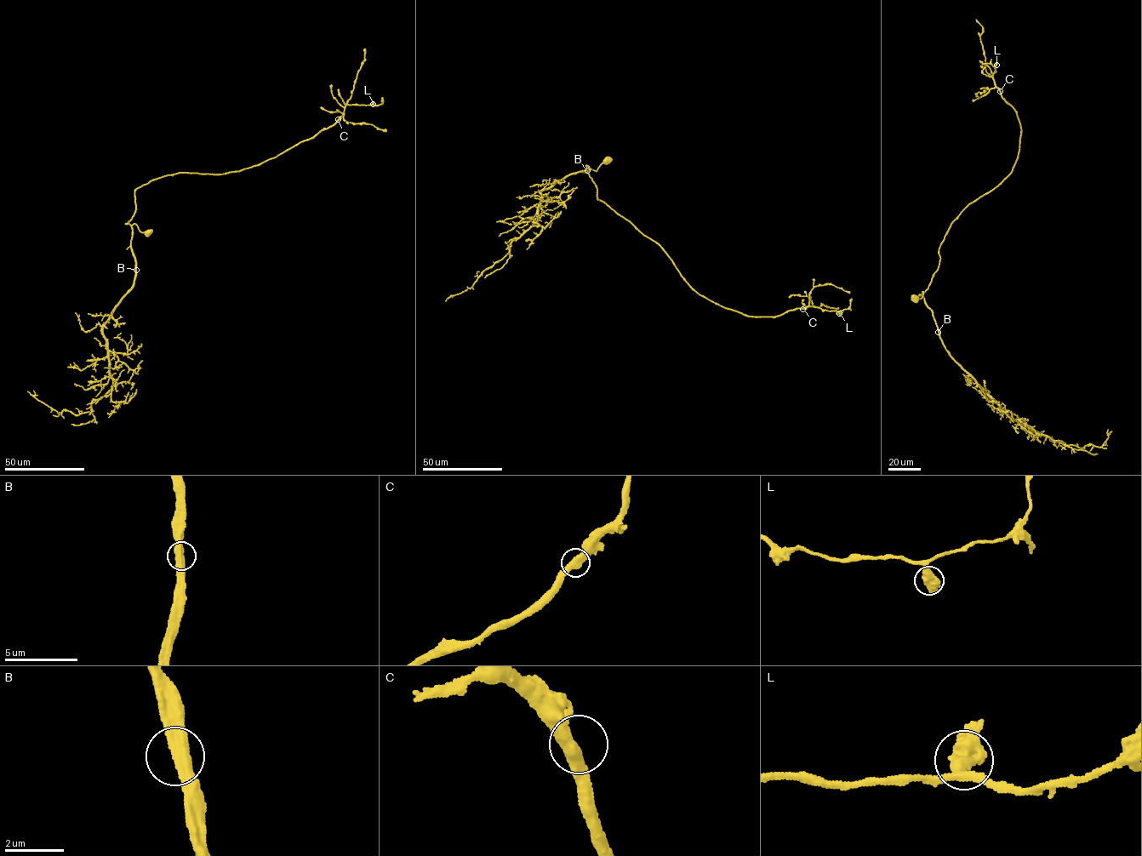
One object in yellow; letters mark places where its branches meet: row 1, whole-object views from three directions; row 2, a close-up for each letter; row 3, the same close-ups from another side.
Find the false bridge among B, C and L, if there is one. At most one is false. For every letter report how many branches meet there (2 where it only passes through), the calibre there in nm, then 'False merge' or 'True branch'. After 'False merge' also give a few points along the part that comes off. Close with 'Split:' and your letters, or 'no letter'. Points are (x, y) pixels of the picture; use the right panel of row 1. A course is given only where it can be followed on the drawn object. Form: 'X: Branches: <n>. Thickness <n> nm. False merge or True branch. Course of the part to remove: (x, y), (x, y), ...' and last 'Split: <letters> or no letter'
B: Branches: 2. Thickness 480 nm. True branch
C: Branches: 2. Thickness 480 nm. True branch
L: Branches: 2. Thickness 500 nm. True branch
Split: no letter

